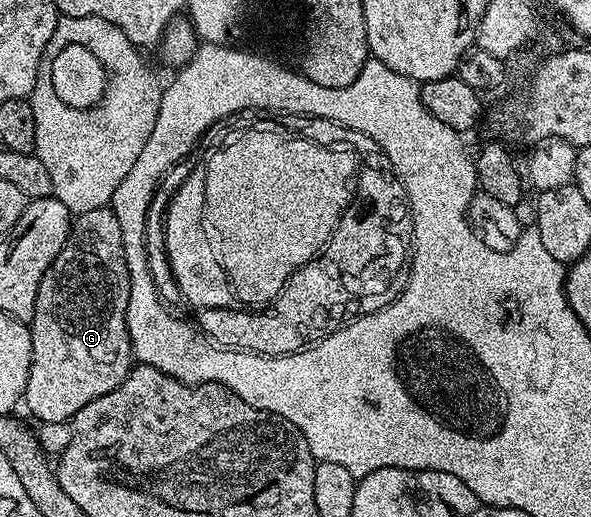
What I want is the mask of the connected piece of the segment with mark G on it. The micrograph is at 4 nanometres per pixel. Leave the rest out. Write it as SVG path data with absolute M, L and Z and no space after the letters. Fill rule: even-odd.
M111 207L90 210L89 212L79 213L72 221L72 229L68 235L66 246L54 258L52 267L46 270L42 282L38 286L38 294L34 302L34 314L30 321L30 331L32 333L32 361L30 362L30 378L24 391L23 403L28 404L28 408L44 424L60 424L71 421L72 417L82 410L94 398L102 398L102 394L110 394L117 386L127 378L129 372L134 367L134 357L132 355L132 343L130 334L126 326L126 306L130 302L130 274L126 266L124 257L124 247L122 246L122 226L118 226L118 218L114 218Z

